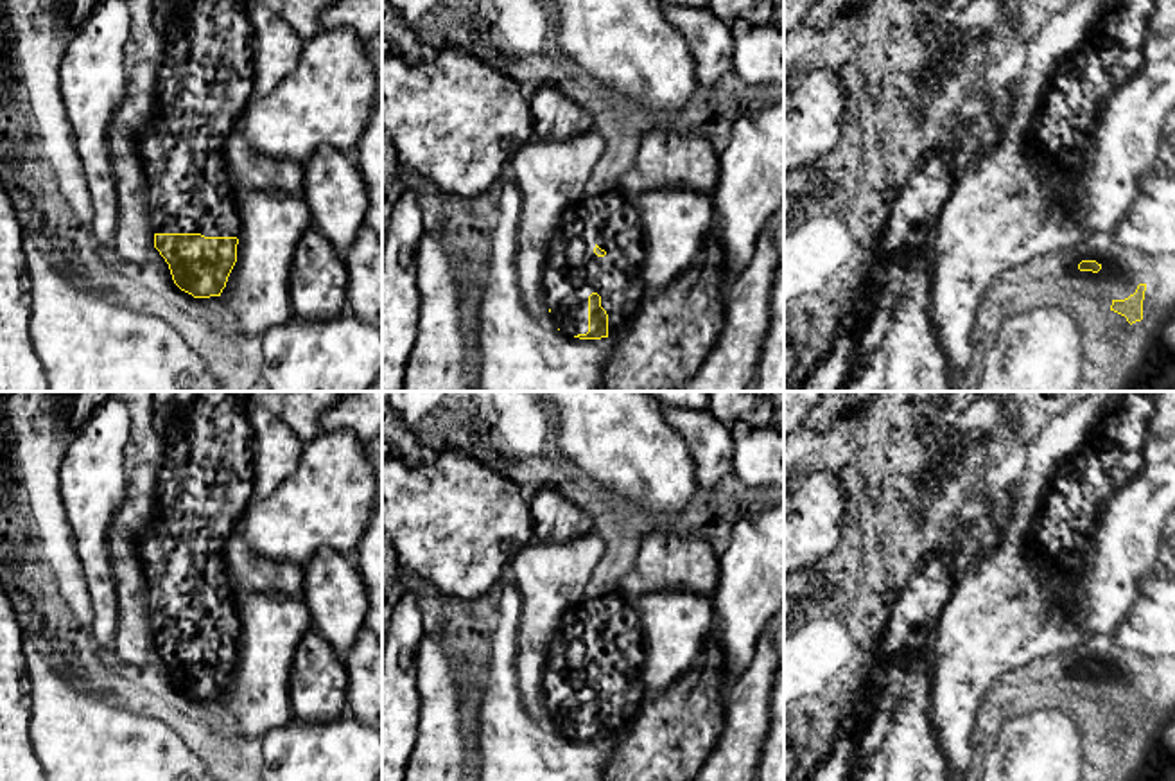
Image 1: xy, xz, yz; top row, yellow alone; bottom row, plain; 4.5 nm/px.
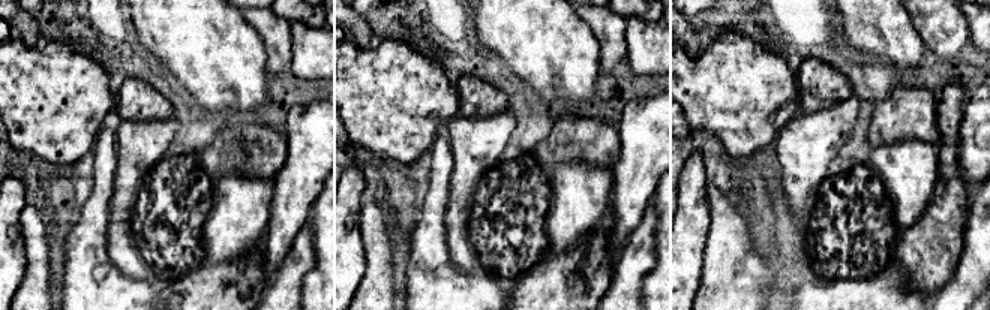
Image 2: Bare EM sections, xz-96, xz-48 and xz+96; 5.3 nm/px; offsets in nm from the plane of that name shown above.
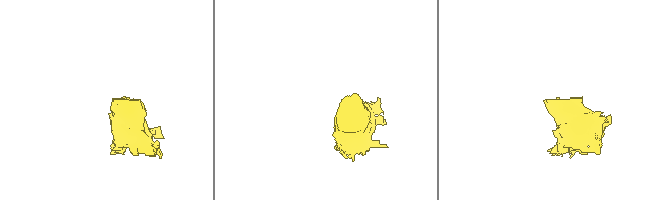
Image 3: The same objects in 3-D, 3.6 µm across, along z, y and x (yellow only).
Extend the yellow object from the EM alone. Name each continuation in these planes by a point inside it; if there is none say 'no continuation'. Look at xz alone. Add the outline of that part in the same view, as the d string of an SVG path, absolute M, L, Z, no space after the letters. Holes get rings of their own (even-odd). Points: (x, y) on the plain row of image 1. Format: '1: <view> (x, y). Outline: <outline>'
1: xz (573, 674). Outline: M621 592L583 600L554 632L544 671L549 727L565 736L588 734L588 698L597 695L615 740L646 702L639 614Z

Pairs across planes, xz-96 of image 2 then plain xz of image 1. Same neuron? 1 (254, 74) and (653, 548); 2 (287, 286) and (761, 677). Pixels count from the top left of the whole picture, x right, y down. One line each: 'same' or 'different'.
1: different
2: same

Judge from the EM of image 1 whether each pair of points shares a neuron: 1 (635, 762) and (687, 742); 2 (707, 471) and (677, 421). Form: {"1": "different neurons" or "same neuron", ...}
{"1": "same neuron", "2": "same neuron"}

